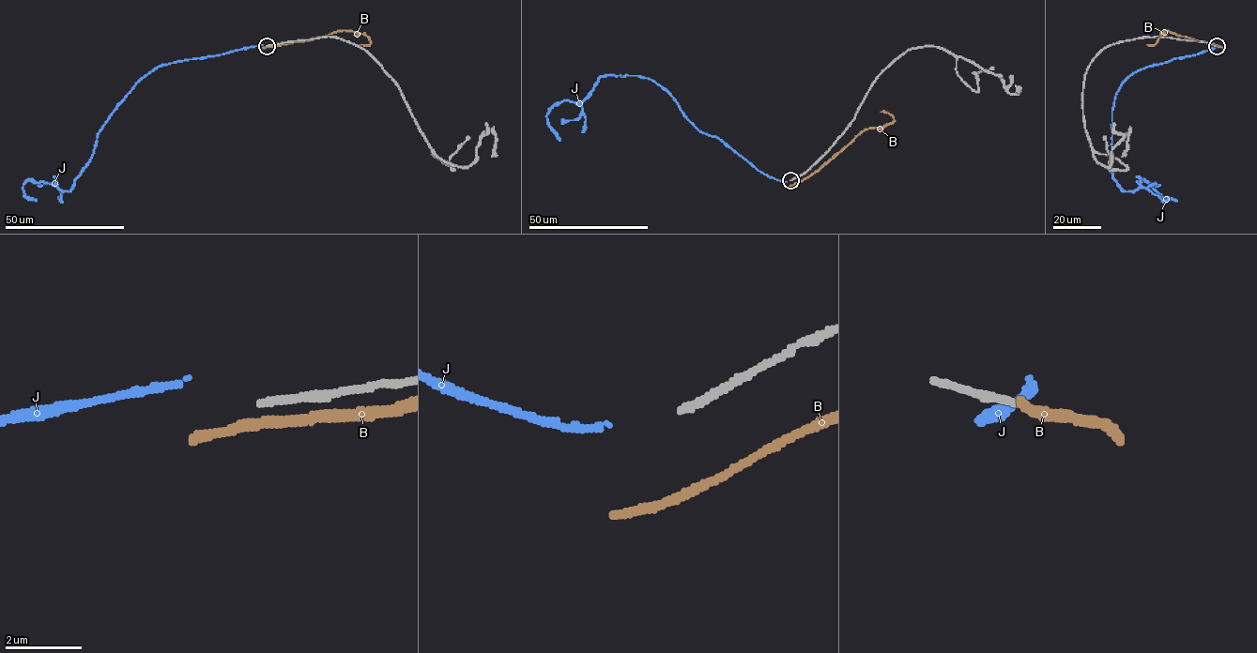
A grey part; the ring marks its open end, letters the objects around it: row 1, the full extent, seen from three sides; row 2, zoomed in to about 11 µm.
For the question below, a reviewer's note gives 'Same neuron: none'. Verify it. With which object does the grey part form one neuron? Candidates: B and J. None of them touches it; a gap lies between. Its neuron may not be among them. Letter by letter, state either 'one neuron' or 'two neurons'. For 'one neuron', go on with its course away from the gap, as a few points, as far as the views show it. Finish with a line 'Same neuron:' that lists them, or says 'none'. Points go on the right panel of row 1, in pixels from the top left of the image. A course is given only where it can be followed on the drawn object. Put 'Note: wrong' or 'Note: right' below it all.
B: two neurons
J: two neurons
Same neuron: none
Note: right

